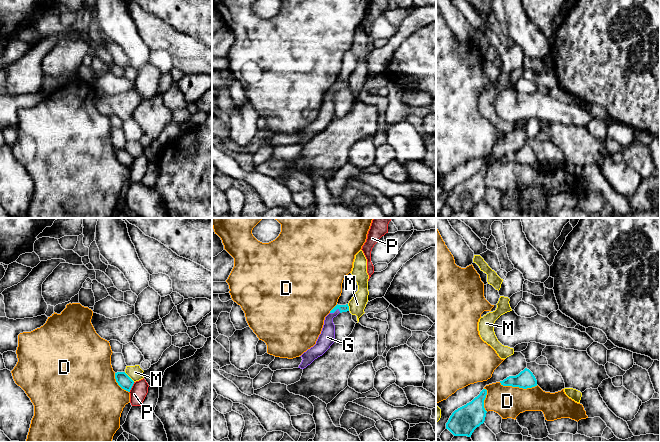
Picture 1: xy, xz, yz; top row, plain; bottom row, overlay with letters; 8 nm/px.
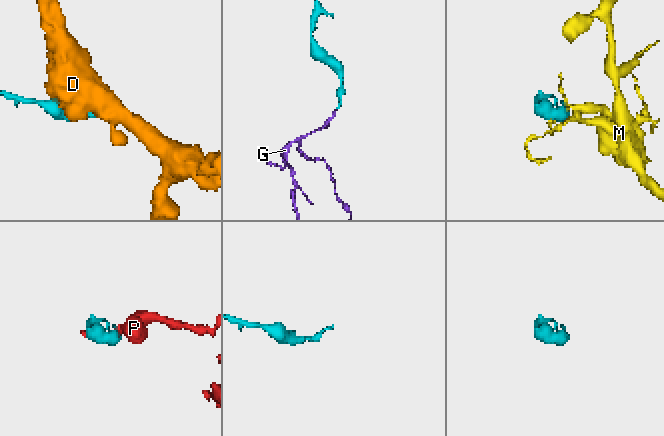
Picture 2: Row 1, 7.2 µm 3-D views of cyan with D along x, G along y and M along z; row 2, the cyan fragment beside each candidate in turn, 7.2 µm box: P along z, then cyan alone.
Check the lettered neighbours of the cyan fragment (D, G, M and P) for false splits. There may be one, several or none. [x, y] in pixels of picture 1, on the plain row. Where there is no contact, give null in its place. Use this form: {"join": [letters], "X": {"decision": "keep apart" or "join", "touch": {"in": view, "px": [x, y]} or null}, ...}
{"join": ["G"], "D": {"decision": "keep apart", "touch": {"in": "yz", "px": [518, 162]}}, "G": {"decision": "join", "touch": {"in": "xz", "px": [335, 86]}}, "M": {"decision": "keep apart", "touch": {"in": "xy", "px": [128, 152]}}, "P": {"decision": "keep apart", "touch": {"in": "xy", "px": [131, 163]}}}

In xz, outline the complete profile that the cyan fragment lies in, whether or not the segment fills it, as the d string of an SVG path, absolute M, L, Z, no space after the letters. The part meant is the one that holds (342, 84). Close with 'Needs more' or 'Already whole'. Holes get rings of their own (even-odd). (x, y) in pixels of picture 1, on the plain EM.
M348 80L336 81L330 89L325 93L324 101L316 120L304 128L300 133L303 135L298 144L304 145L310 141L315 135L322 132L335 117L335 101L333 94L339 89L349 87Z. Needs more

